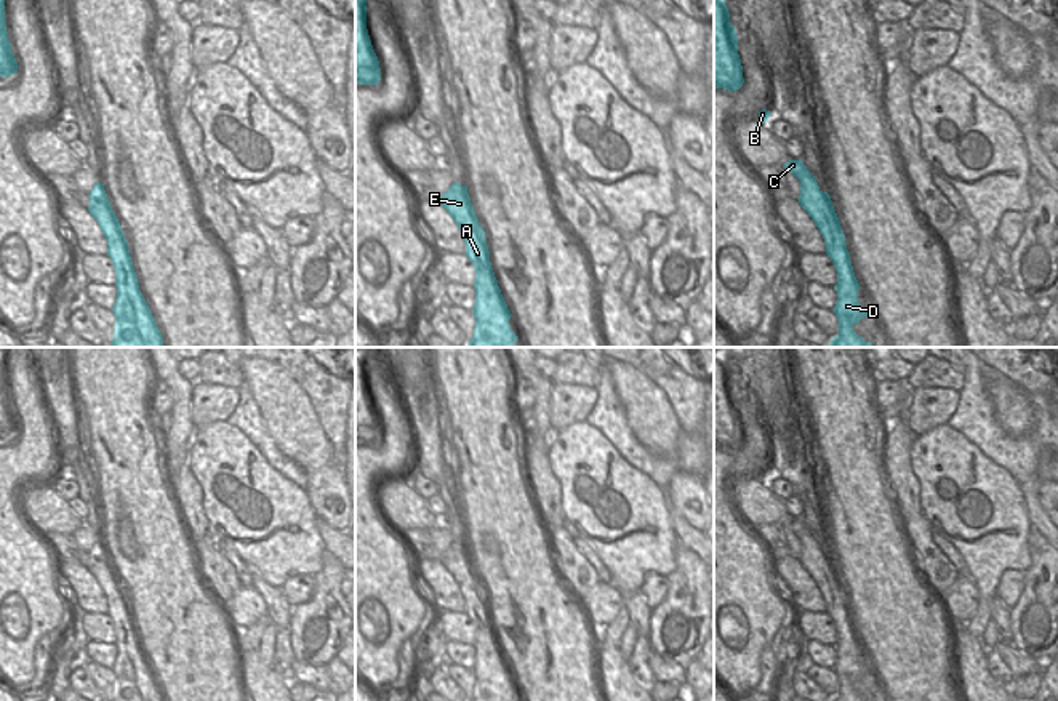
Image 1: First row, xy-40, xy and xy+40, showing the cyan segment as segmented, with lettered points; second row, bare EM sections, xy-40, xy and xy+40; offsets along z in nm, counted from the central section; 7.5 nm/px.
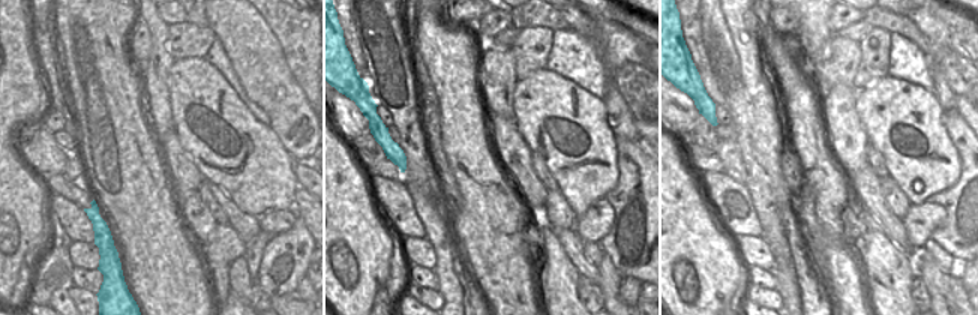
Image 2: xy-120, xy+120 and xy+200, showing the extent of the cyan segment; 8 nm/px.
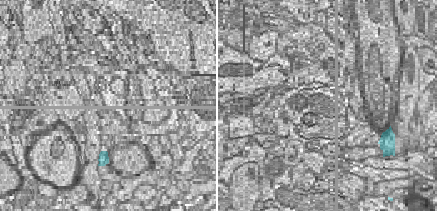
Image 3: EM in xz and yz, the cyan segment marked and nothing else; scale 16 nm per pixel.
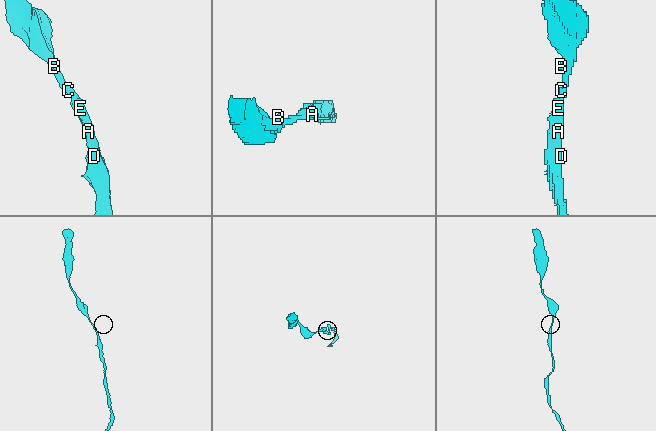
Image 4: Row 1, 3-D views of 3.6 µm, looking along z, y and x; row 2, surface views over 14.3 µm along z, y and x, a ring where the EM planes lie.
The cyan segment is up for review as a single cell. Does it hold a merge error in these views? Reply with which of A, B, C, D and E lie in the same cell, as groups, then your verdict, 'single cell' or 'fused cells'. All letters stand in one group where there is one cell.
groups A B C D E; single cell

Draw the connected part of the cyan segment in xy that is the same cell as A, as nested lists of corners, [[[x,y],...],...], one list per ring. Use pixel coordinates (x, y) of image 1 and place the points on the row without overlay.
[[[453,541],[451,546],[442,552],[442,565],[459,586],[466,600],[466,615],[475,629],[475,661],[472,667],[475,687],[471,701],[515,701],[519,695],[509,683],[512,672],[498,645],[490,621],[485,591],[475,575],[467,544]]]

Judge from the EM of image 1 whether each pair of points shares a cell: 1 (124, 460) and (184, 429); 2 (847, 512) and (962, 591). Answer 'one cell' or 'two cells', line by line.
1: two cells
2: two cells

